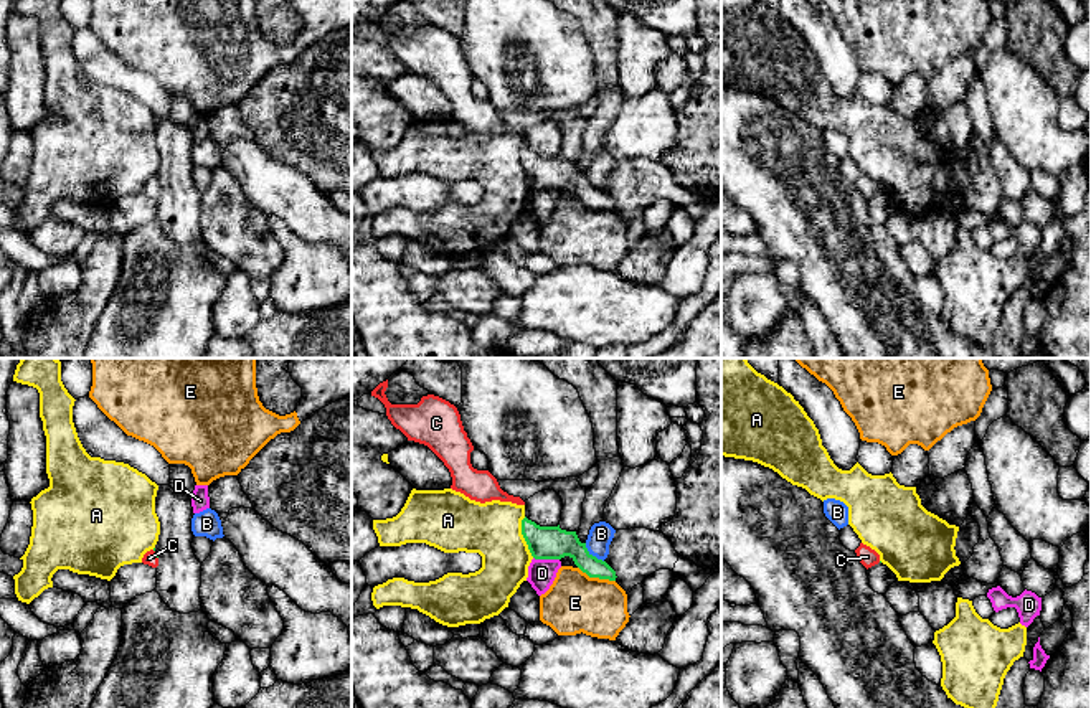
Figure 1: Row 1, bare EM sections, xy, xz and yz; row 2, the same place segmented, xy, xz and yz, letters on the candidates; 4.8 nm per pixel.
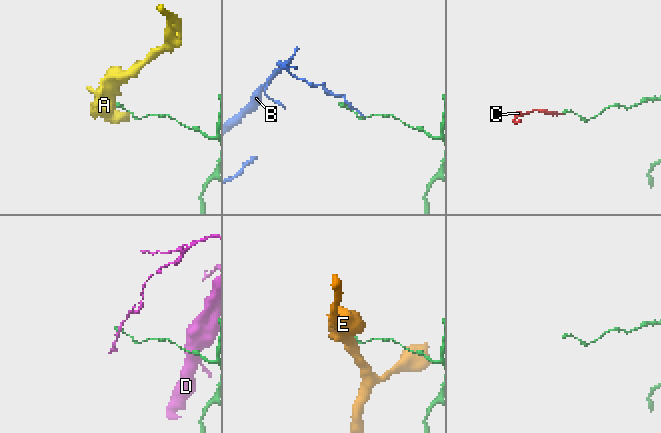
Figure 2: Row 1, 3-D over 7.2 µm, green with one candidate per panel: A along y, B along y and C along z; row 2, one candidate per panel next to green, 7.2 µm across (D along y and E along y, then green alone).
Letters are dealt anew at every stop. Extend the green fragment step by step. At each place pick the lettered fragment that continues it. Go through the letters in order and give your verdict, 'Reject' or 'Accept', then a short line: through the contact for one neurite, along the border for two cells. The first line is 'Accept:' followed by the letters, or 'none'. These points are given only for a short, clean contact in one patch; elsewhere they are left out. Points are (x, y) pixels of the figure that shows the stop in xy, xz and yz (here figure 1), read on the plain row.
Accept: C
A: Reject. Line: xz (524, 147), (522, 167), (533, 187)
B: Reject
C: Accept. Line: xy (154, 179), (157, 185), (149, 188)
D: Reject. Line: xz (533, 187), (558, 190)
E: Reject

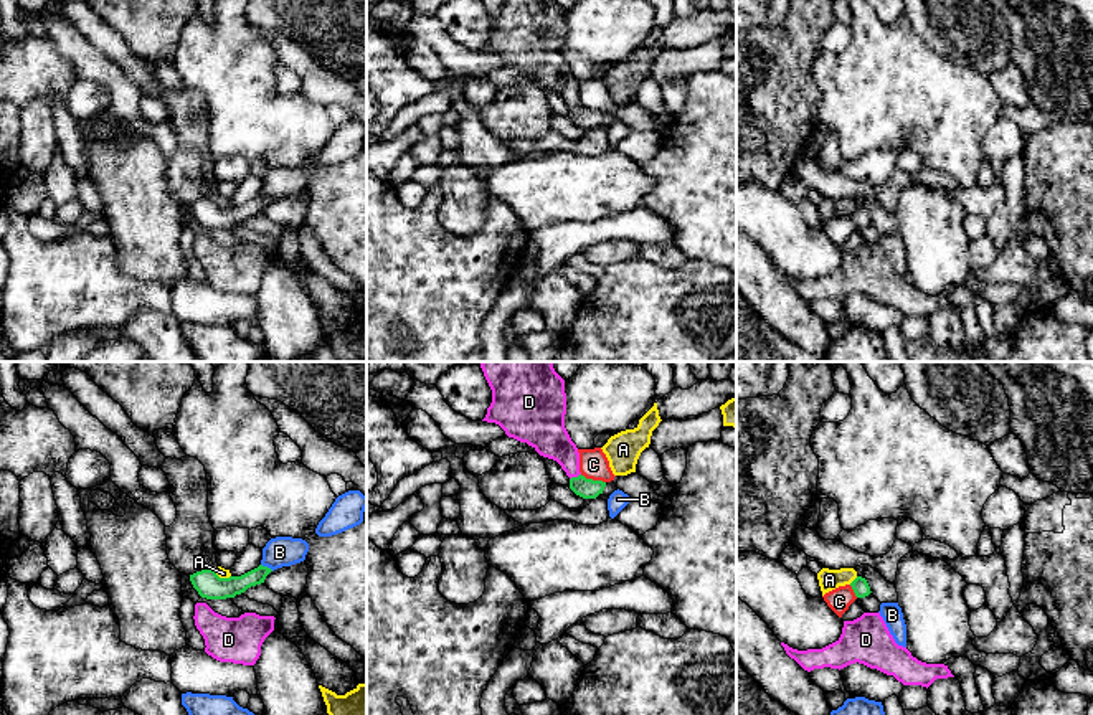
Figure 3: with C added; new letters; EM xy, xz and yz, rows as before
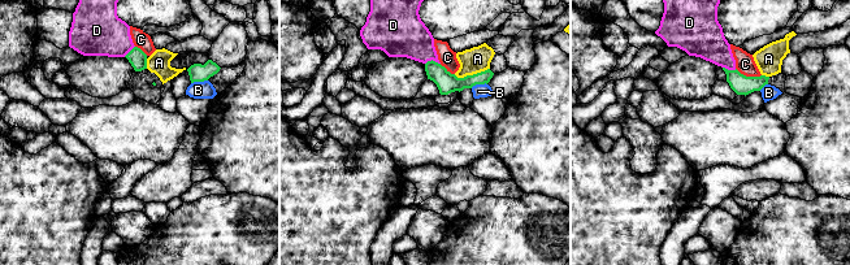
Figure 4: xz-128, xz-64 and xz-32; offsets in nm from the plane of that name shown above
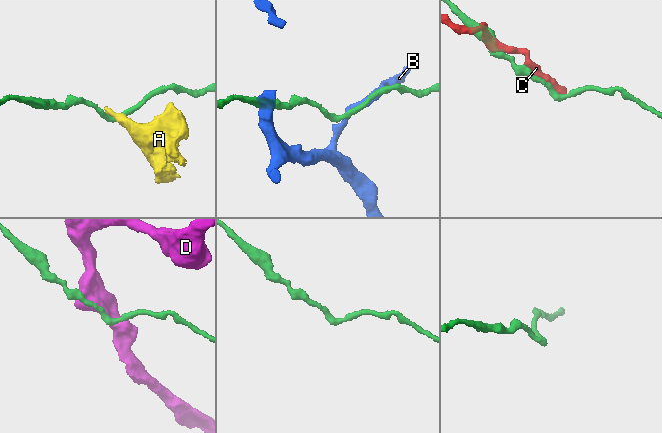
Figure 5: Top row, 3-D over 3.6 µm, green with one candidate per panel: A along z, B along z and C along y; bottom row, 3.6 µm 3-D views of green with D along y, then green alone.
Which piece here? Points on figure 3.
Accept: none
A: Reject. Line: yz (857, 207), (849, 213)
B: Reject
C: Reject
D: Reject

